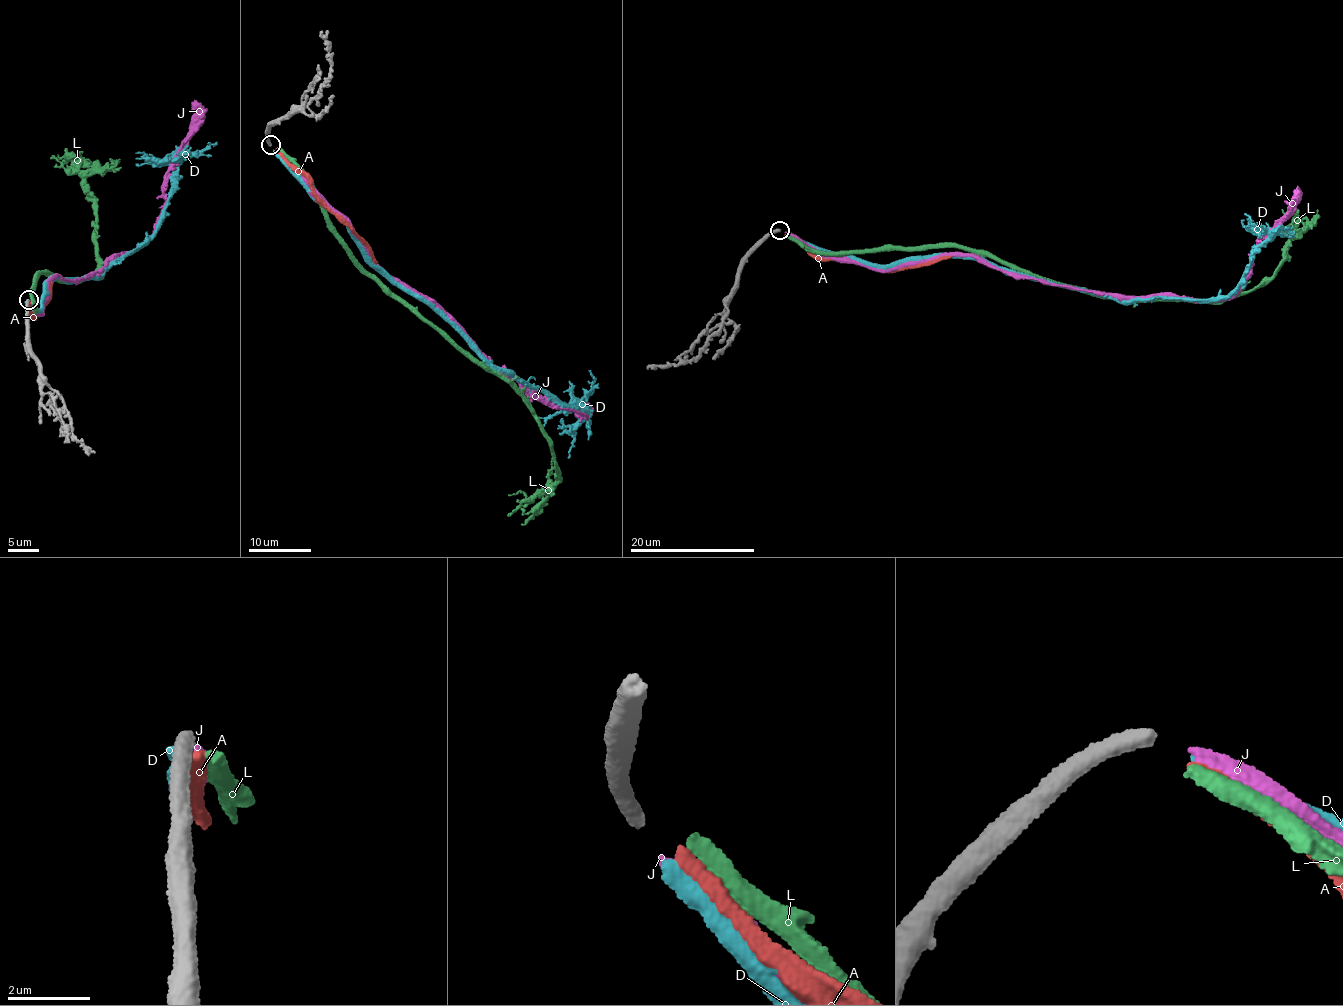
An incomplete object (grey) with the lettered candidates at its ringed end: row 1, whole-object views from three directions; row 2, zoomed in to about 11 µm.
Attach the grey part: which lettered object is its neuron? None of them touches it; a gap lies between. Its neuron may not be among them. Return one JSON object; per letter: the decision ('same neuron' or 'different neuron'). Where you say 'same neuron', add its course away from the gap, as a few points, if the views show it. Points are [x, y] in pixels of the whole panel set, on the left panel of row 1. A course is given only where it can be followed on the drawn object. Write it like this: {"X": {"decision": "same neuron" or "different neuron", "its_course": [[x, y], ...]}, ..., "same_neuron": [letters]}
{"A": {"decision": "different neuron"}, "D": {"decision": "different neuron"}, "J": {"decision": "different neuron"}, "L": {"decision": "different neuron"}, "same_neuron": []}

